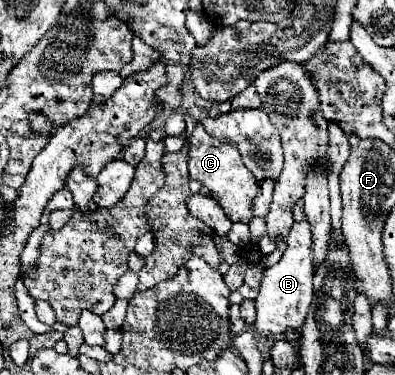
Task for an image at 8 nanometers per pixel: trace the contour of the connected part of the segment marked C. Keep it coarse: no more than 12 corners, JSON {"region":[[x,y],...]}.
{"region":[[190,137],[188,171],[232,223],[250,223],[258,181],[240,151]]}

